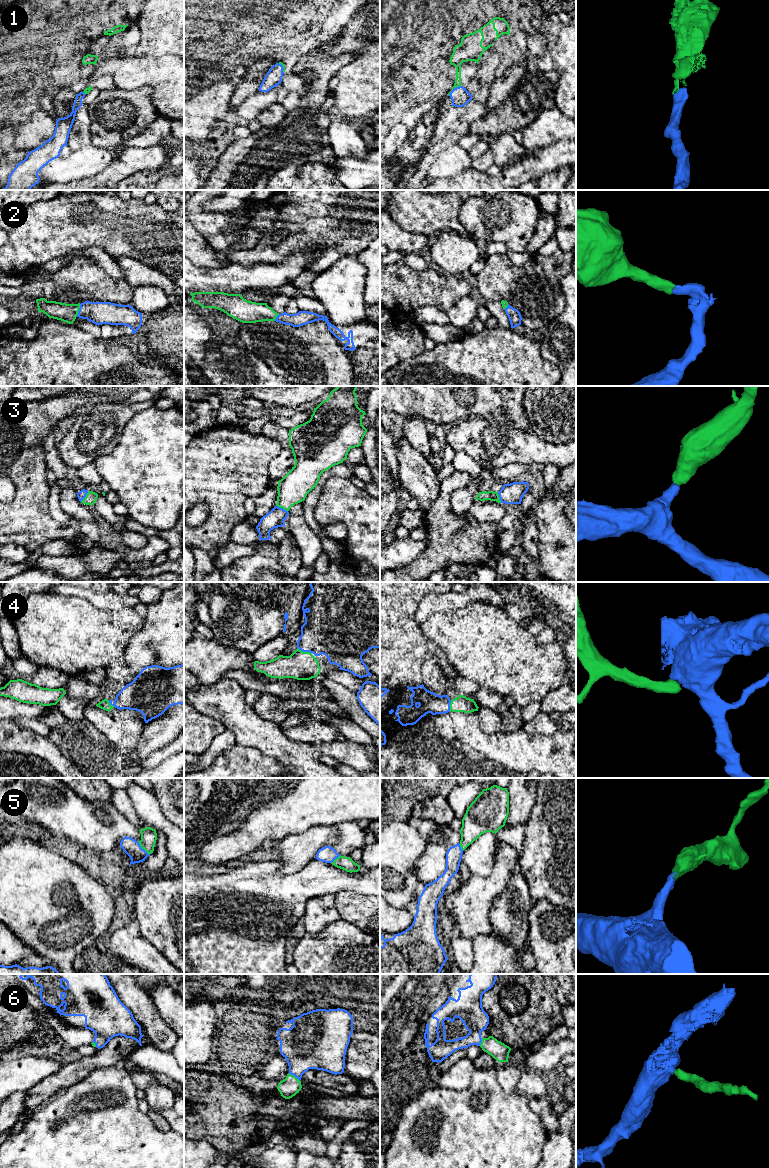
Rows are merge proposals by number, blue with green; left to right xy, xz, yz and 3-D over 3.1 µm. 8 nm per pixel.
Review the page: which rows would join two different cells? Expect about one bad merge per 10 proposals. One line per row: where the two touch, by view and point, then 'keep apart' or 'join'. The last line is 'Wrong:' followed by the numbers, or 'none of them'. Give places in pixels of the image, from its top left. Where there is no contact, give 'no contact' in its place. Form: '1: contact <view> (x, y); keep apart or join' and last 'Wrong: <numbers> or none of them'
1: contact yz (453, 89); join
2: contact xy (79, 310); join
3: contact xz (282, 508); join
4: contact xz (304, 651); join
5: contact xy (143, 849); join
6: contact xz (294, 1075); join
Wrong: none of them

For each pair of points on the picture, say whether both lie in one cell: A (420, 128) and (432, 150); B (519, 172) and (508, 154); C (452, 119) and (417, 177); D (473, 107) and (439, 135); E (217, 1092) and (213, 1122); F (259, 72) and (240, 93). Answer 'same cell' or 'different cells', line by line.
A: different cells
B: different cells
C: same cell
D: same cell
E: same cell
F: same cell

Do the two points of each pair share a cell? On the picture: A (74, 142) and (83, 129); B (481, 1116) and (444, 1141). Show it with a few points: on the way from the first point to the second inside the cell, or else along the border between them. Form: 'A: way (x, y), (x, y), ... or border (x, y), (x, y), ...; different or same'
A: way (77, 139), (81, 132); same
B: way (472, 1125), (456, 1141), (453, 1141); same

